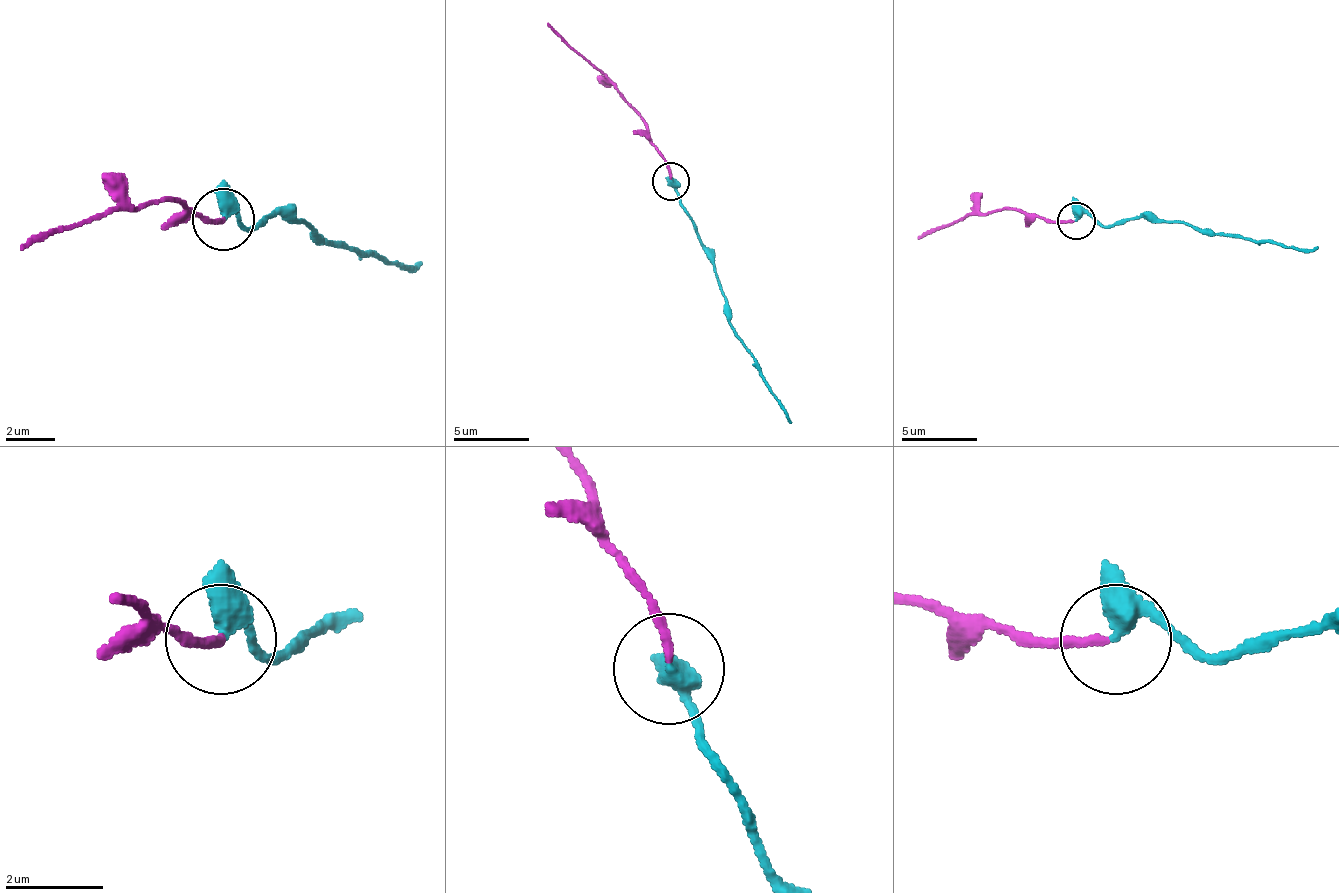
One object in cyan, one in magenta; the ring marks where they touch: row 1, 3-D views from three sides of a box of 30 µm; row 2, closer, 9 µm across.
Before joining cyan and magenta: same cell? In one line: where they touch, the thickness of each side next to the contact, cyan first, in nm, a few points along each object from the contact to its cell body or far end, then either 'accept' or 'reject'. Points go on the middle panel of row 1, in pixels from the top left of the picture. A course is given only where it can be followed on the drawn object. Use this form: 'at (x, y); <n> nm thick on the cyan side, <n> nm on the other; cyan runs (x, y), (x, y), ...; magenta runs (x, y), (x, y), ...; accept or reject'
at (670, 181); 360 nm thick on the cyan side, 180 nm on the other; cyan runs (670, 180), (711, 263), (734, 335), (790, 422); magenta runs (670, 180), (666, 157), (643, 116), (549, 22); accept

